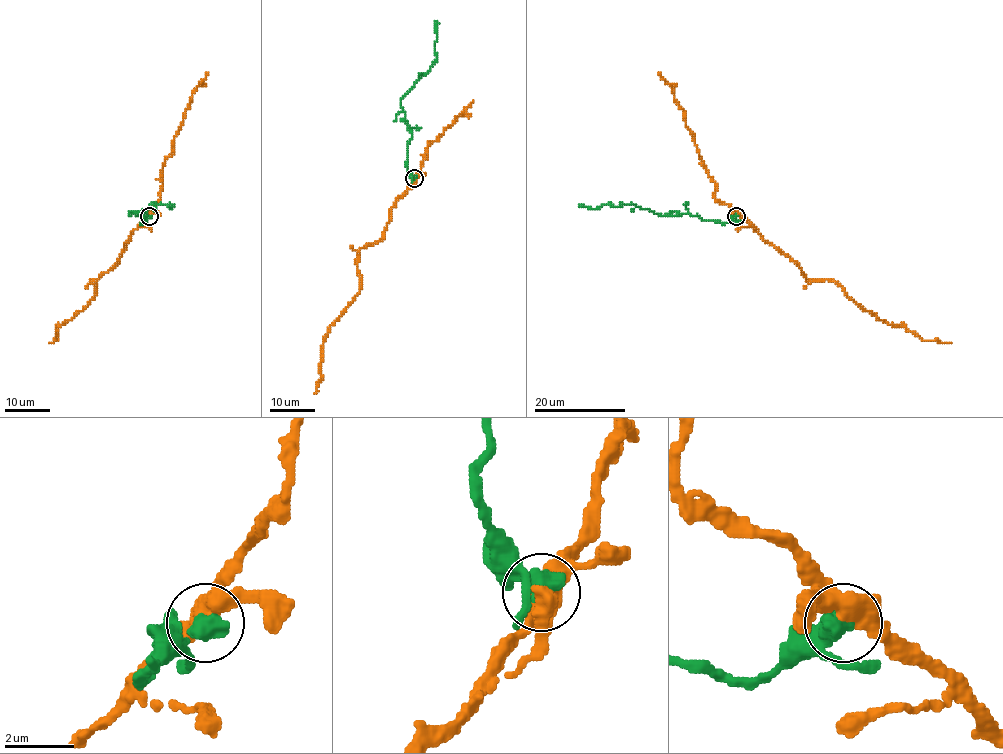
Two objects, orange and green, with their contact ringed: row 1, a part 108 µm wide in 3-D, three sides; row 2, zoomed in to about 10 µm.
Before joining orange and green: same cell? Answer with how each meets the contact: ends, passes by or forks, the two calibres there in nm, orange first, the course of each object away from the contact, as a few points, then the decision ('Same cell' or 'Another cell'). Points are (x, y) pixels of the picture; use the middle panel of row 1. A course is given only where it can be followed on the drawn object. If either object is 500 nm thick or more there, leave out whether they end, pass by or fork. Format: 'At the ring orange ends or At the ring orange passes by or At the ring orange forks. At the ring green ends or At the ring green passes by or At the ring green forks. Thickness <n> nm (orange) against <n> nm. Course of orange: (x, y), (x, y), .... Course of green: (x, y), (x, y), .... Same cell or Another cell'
Thickness 360 nm (orange) against 550 nm. Course of orange: (414, 178), (392, 208), (383, 237), (358, 252), (361, 288), (325, 337), (316, 394). Course of green: (414, 178), (406, 168), (406, 147), (412, 133), (401, 100), (437, 56), (436, 21). Another cell

